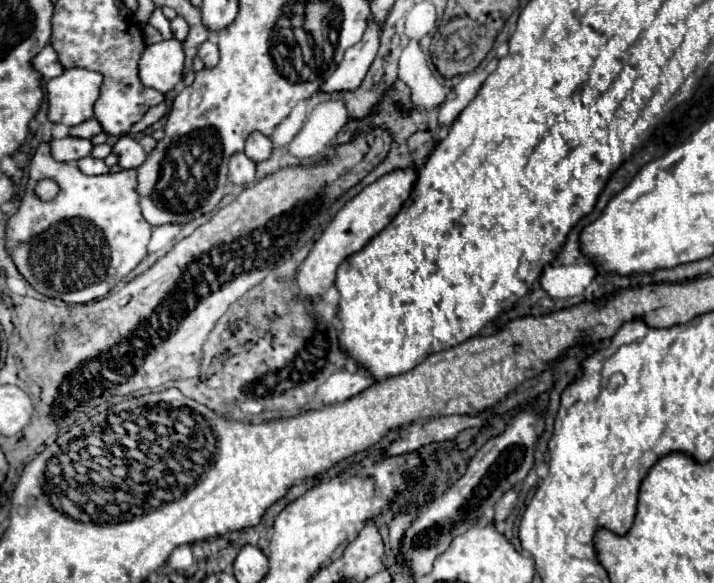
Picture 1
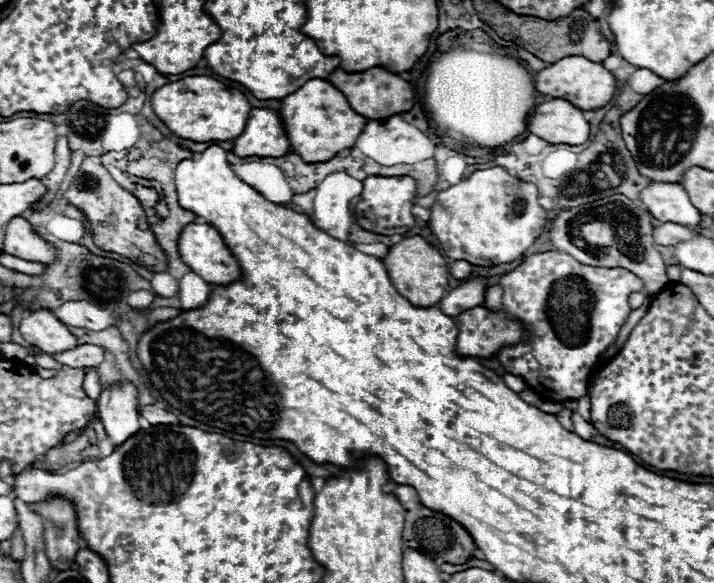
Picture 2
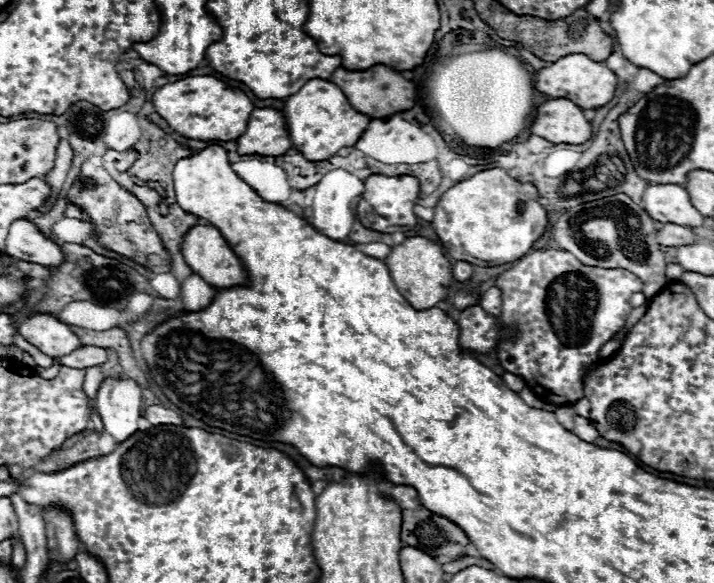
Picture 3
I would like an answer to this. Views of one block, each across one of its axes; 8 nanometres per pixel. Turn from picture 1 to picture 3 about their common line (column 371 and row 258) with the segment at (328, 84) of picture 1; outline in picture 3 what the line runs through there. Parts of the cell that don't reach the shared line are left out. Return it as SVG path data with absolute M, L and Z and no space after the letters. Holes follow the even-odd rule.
M16 220L6 236L6 250L8 256L36 262L46 268L58 268L64 264L64 254L60 246L46 238L36 224L28 220Z

